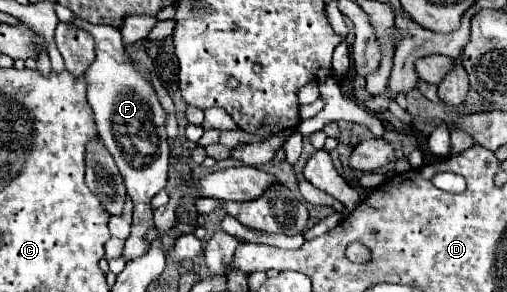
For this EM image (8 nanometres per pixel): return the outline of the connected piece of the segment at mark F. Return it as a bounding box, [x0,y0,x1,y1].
[74,17,170,260]

